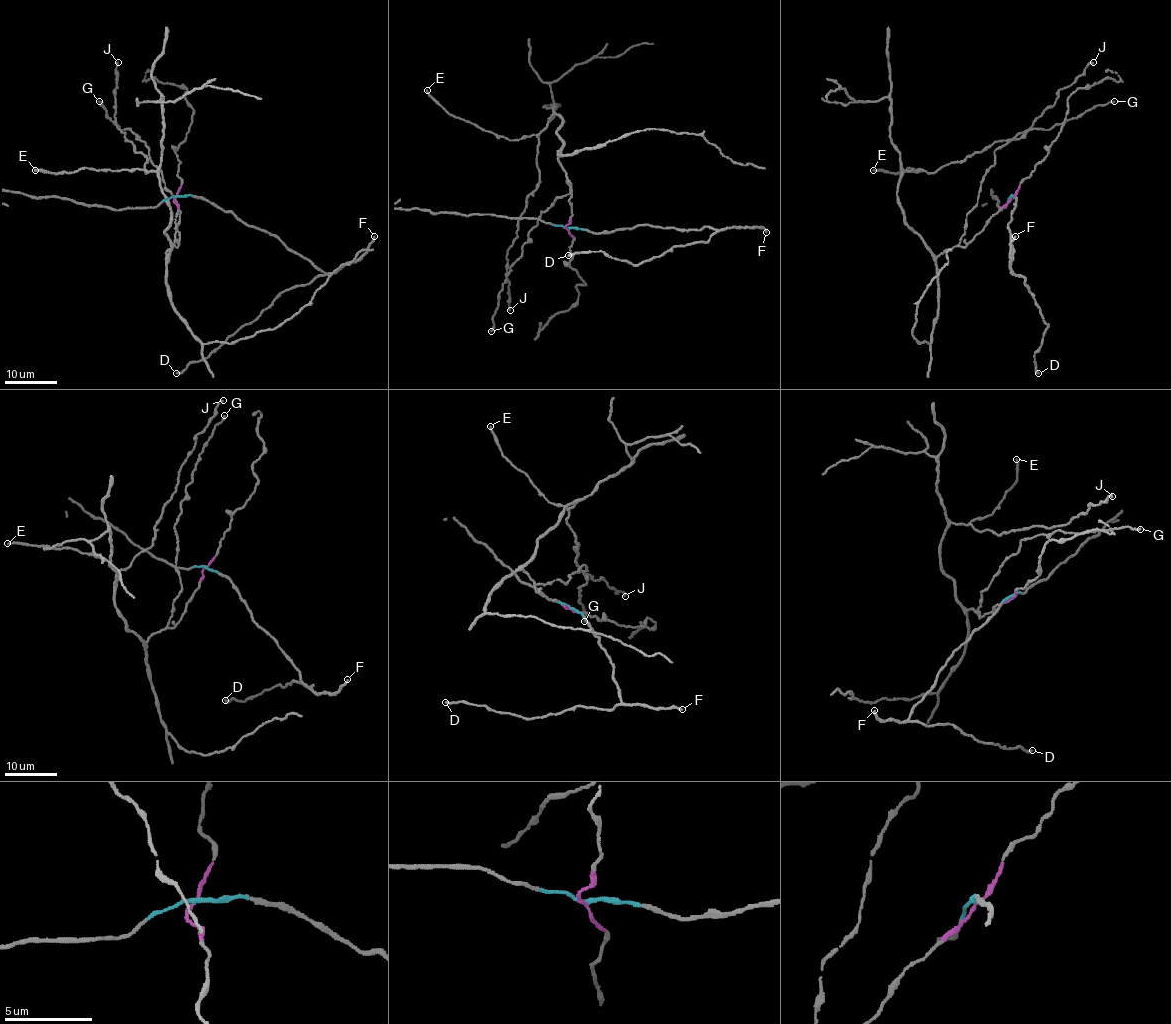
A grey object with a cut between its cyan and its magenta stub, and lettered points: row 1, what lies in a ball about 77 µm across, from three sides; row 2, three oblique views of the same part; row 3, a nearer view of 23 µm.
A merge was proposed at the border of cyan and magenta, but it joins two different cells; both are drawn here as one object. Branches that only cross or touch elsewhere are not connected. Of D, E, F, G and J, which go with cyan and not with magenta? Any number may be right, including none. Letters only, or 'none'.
D, F

